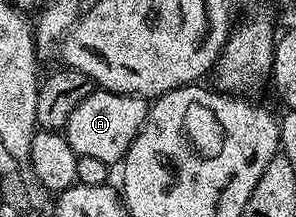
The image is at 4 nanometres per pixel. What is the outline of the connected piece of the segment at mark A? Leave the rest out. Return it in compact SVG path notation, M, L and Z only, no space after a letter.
M93 90L87 95L85 102L81 102L81 106L77 106L73 114L69 114L69 122L65 129L69 146L73 146L78 157L101 158L101 162L105 162L108 166L118 165L129 150L133 138L137 138L147 117L148 107L148 101L141 96Z

